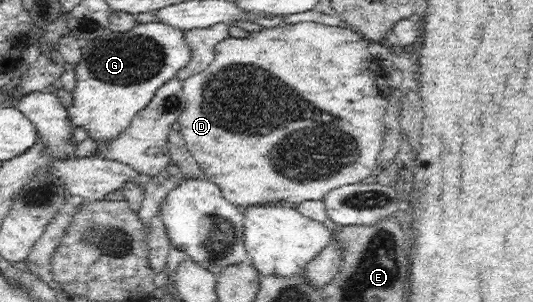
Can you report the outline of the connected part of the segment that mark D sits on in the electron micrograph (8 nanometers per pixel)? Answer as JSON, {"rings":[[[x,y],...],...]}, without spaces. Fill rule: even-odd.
{"rings":[[[283,21],[274,27],[250,32],[249,36],[244,38],[228,36],[226,39],[222,39],[220,43],[216,44],[215,56],[210,67],[181,81],[187,105],[179,118],[179,133],[206,179],[218,185],[228,202],[244,209],[251,205],[276,203],[277,201],[299,204],[306,200],[323,200],[328,192],[332,192],[332,189],[362,182],[377,173],[376,159],[382,151],[385,134],[384,113],[386,113],[388,101],[380,93],[380,89],[374,85],[374,77],[370,75],[370,73],[374,73],[374,71],[370,71],[370,63],[375,63],[375,60],[368,50],[369,42],[359,32],[346,25],[329,26],[313,21],[295,23]],[[264,91],[266,91],[266,99],[254,99],[254,97],[262,95]]]}

